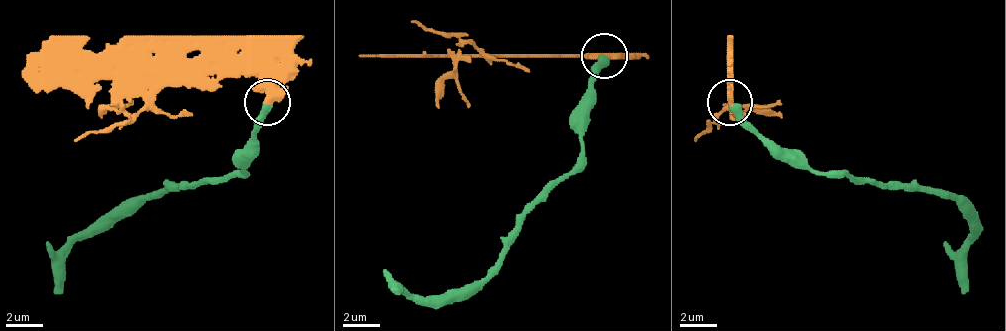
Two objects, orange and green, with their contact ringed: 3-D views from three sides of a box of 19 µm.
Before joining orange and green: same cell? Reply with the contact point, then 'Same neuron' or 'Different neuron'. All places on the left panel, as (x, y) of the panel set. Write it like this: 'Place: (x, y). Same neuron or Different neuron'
Place: (267, 102). Different neuron

